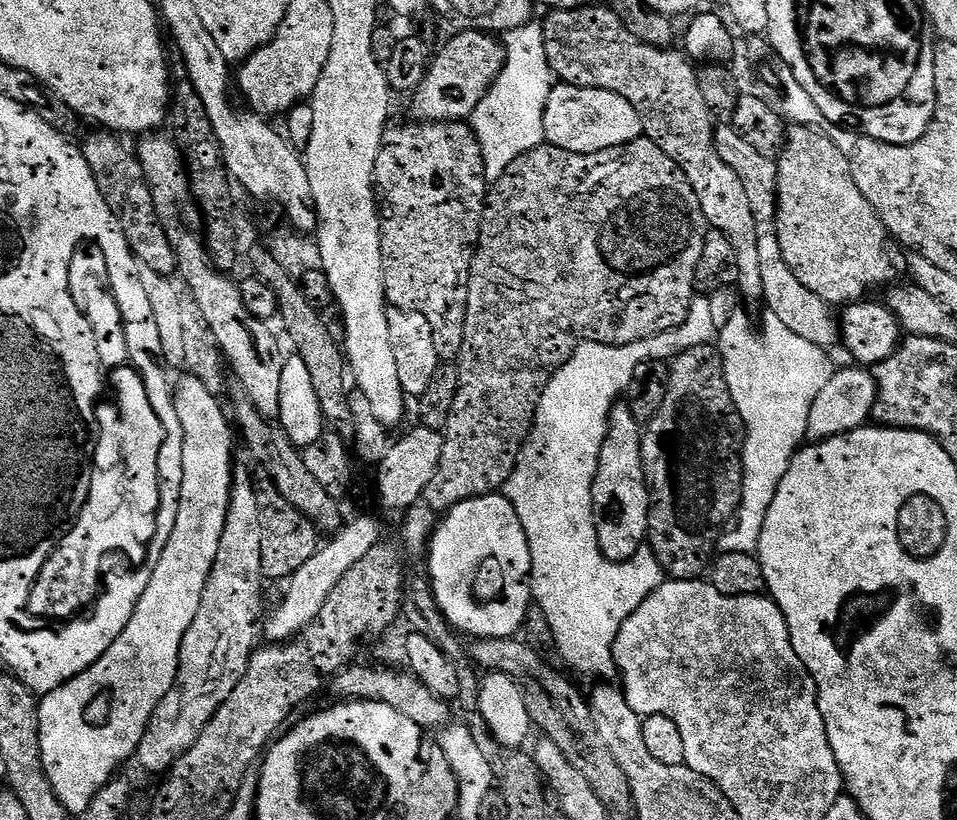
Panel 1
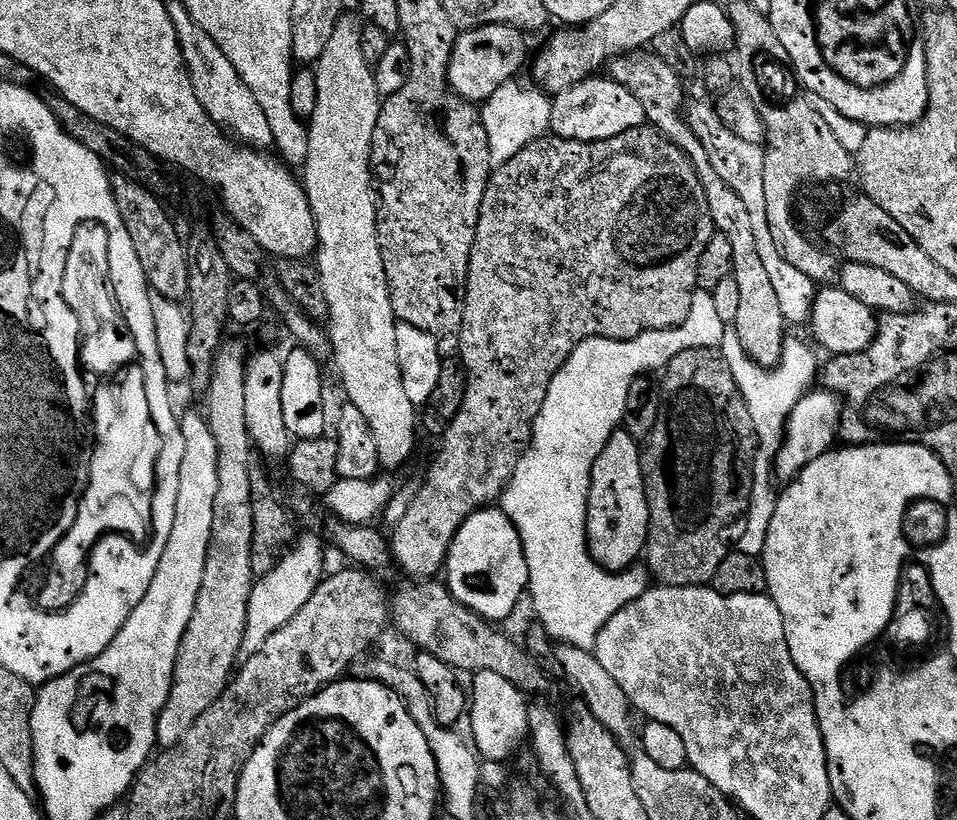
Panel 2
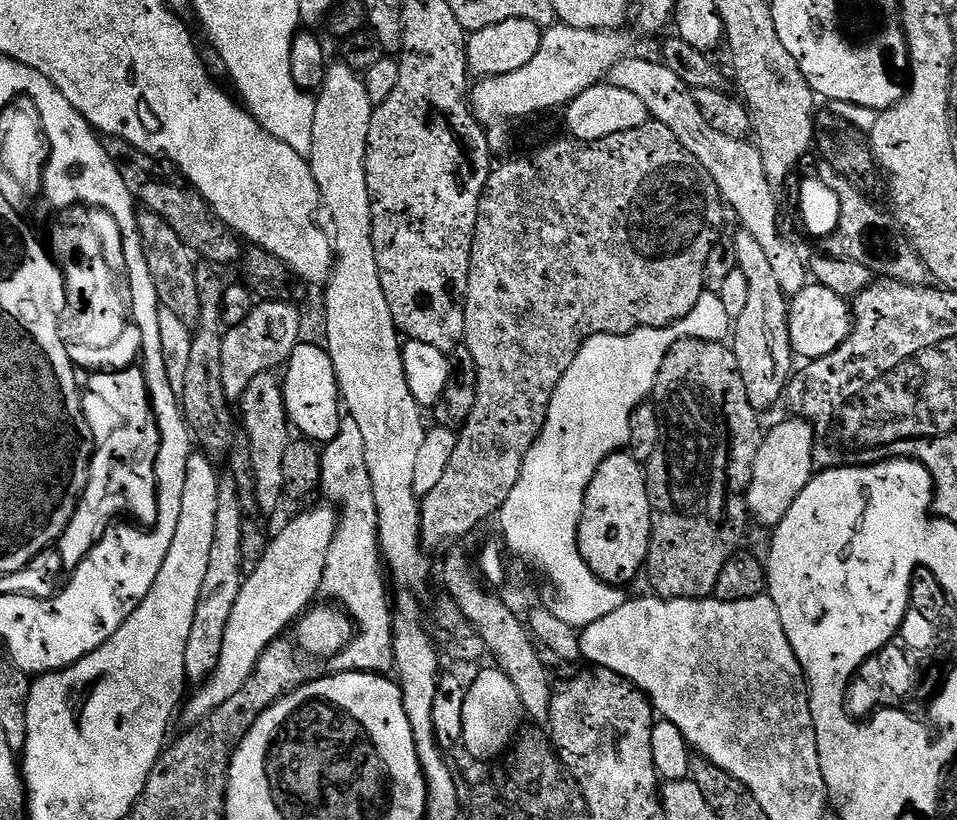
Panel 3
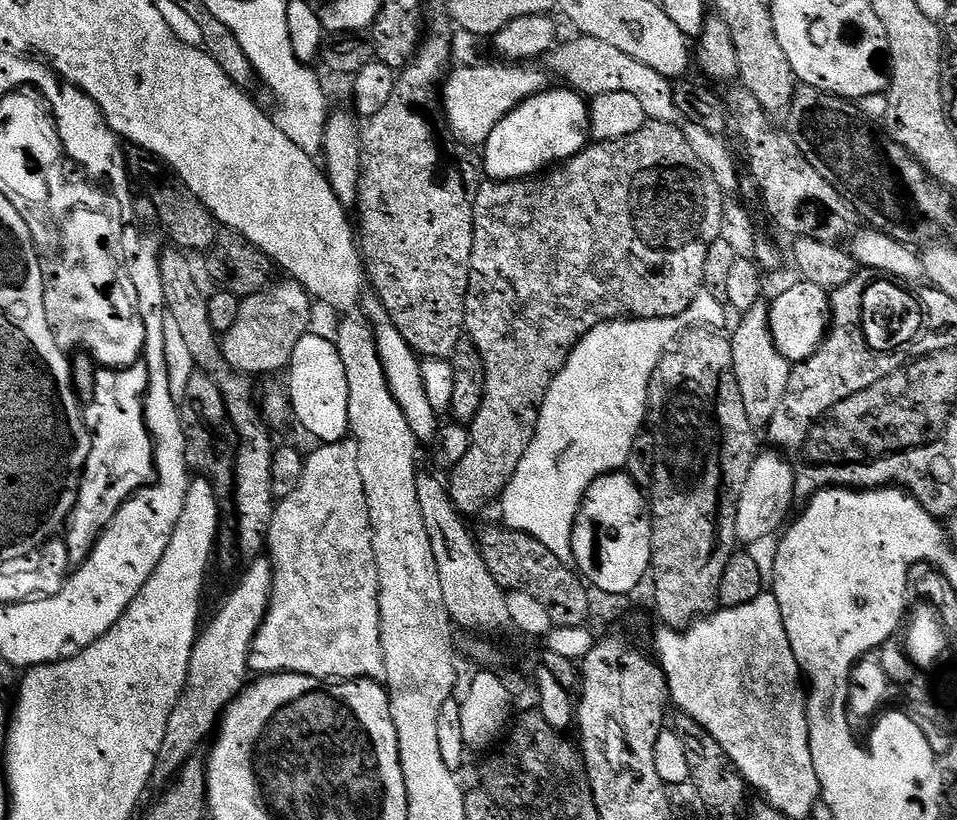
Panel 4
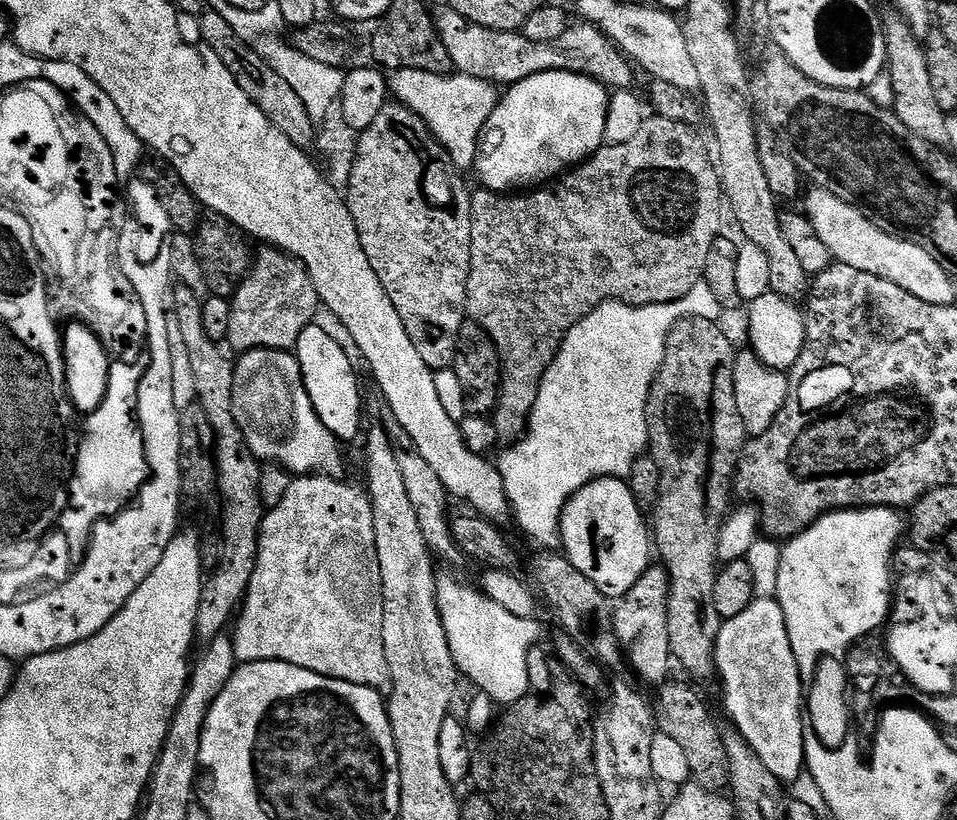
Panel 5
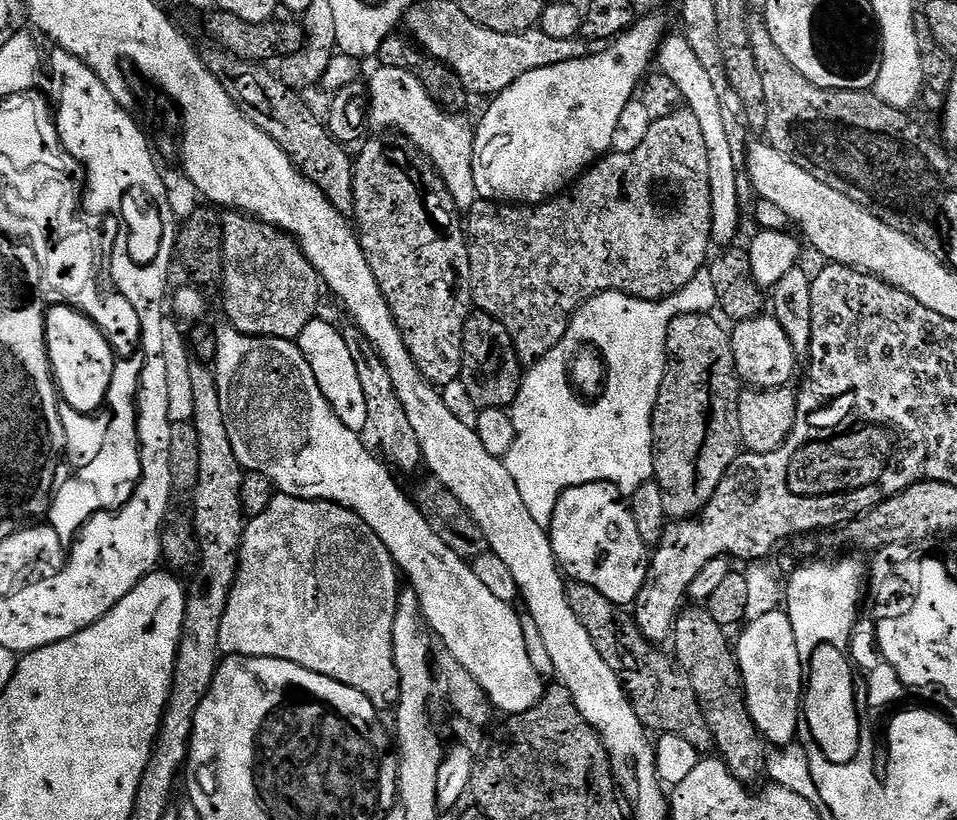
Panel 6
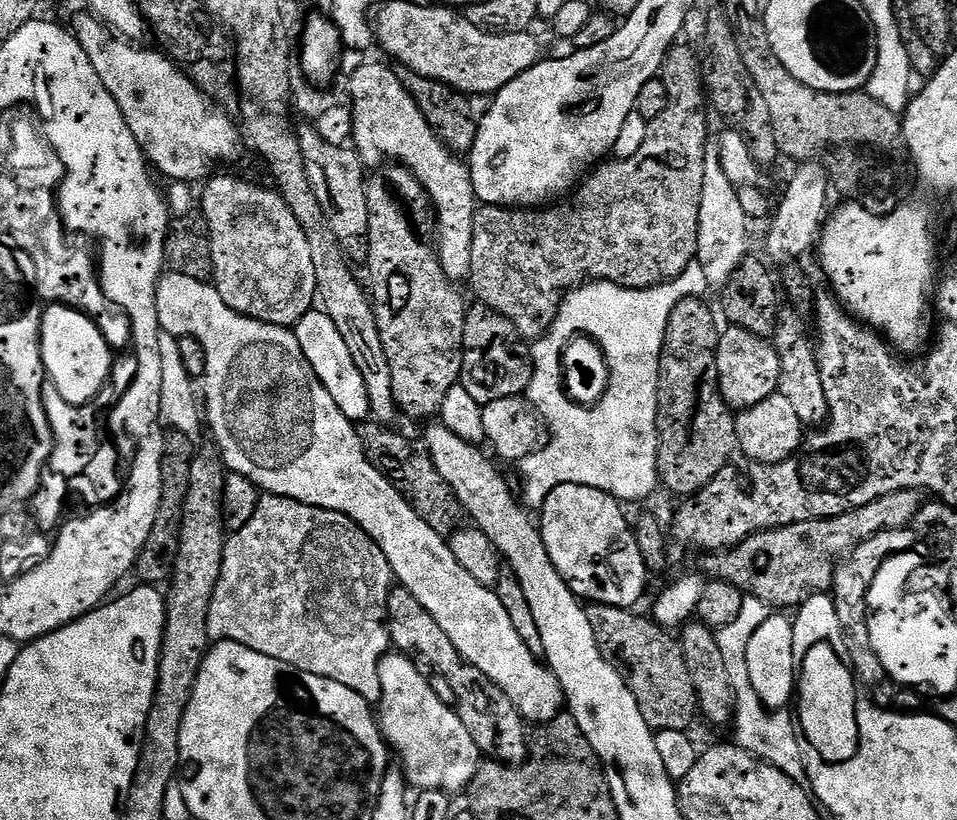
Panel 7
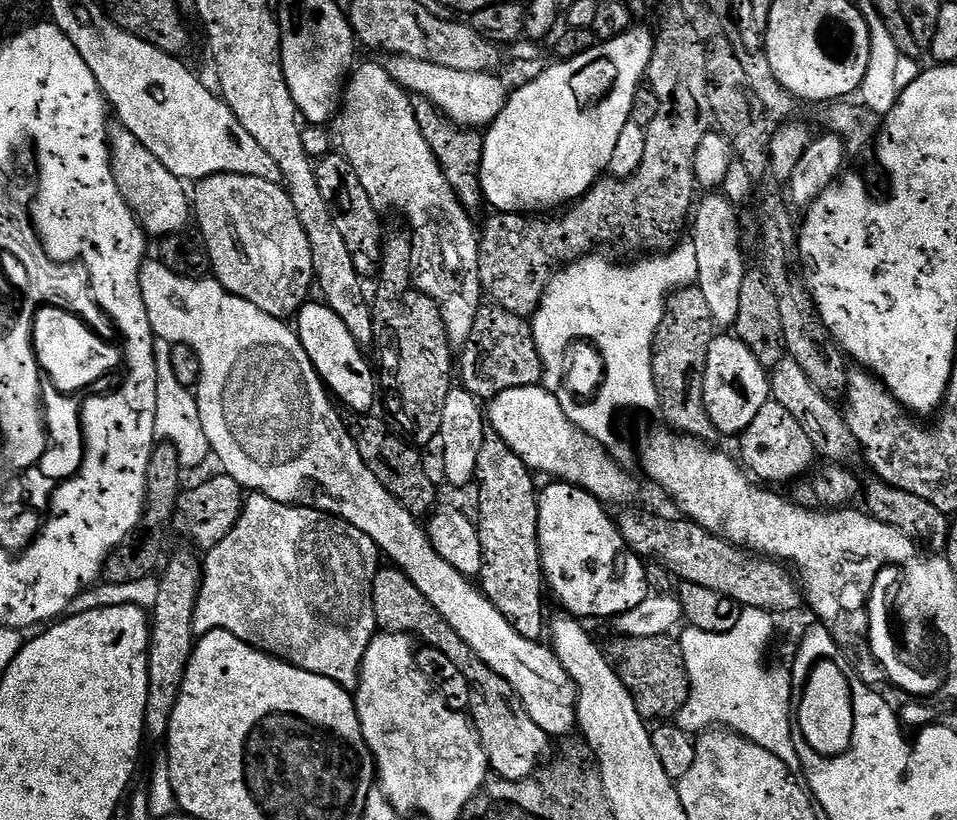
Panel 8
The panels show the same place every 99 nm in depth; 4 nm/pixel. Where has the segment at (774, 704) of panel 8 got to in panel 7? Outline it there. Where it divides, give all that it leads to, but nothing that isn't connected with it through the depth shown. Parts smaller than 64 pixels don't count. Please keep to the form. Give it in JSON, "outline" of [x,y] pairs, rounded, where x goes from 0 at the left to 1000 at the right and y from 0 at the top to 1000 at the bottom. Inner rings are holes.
{"outline":[[[778,727],[775,734],[775,749],[763,759],[763,763],[748,771],[748,782],[754,793],[754,802],[759,802],[759,818],[763,822],[765,840],[769,844],[769,867],[767,870],[767,906],[776,917],[782,917],[792,927],[798,927],[805,934],[817,939],[825,950],[833,954],[843,952],[844,945],[838,929],[838,915],[834,915],[832,880],[829,870],[823,866],[807,866],[792,851],[788,837],[784,837],[784,822],[780,812],[780,788],[784,788],[784,778],[796,759],[805,750],[800,734],[787,727]]]}

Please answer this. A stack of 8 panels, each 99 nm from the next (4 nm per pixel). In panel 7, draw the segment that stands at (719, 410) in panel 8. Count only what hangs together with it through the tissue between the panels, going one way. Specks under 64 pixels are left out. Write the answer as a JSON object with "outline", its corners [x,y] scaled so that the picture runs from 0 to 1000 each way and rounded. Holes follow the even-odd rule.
{"outline":[[[758,399],[748,423],[748,440],[752,479],[761,491],[762,499],[776,500],[784,495],[792,495],[792,490],[812,482],[815,460],[813,432],[799,411],[784,407],[784,402]]]}

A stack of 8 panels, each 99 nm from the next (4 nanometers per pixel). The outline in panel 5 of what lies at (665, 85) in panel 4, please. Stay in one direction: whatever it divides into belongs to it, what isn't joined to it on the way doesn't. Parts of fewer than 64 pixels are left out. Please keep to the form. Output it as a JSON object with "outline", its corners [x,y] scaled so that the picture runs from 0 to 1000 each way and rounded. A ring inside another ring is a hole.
{"outline":[[[461,10],[461,15],[457,13],[454,20],[456,35],[478,89],[504,95],[519,105],[534,105],[567,88],[603,88],[621,95],[636,110],[656,110],[661,106],[660,74],[620,29],[606,27],[603,34],[602,30],[595,32],[583,54],[572,54],[554,51],[543,39],[508,37],[508,32],[499,32],[483,22],[483,17],[472,10]]]}

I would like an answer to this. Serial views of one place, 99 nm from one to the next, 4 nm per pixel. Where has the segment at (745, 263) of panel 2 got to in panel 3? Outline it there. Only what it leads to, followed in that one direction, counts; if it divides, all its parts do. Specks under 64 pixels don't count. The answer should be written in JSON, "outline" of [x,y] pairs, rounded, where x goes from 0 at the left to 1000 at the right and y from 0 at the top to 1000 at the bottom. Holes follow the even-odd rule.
{"outline":[[[770,282],[767,306],[769,326],[780,337],[780,349],[783,350],[780,373],[775,383],[767,387],[767,404],[764,406],[763,423],[769,434],[771,451],[775,456],[775,466],[780,471],[782,489],[787,498],[797,500],[816,491],[820,482],[825,460],[829,457],[828,439],[830,430],[825,407],[823,406],[824,362],[813,349],[813,339],[809,335],[809,327],[805,324],[805,315],[800,315],[800,305],[796,305],[793,295],[783,283]]]}

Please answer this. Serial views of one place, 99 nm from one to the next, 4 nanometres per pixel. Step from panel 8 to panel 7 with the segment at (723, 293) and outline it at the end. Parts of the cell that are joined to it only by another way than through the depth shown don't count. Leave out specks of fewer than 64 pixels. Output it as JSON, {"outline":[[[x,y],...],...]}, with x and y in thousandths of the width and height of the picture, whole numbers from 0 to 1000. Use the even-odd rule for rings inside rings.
{"outline":[[[741,174],[734,207],[734,251],[729,256],[729,305],[726,321],[734,324],[740,340],[740,350],[744,354],[757,352],[767,329],[771,329],[771,324],[775,324],[775,320],[784,310],[784,270],[771,248],[772,235],[773,230],[769,224],[759,217],[759,207],[754,207],[751,174]]]}

